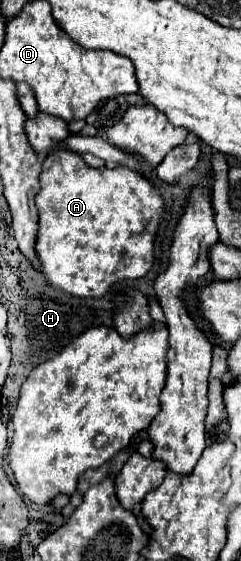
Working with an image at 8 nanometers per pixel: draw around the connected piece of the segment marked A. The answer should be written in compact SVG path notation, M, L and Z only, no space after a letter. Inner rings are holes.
M54 149L42 165L36 207L40 213L36 251L42 263L42 273L54 289L76 297L104 297L112 285L140 279L152 269L154 239L164 219L164 201L158 189L140 173L122 165L94 169L86 165L78 153Z

